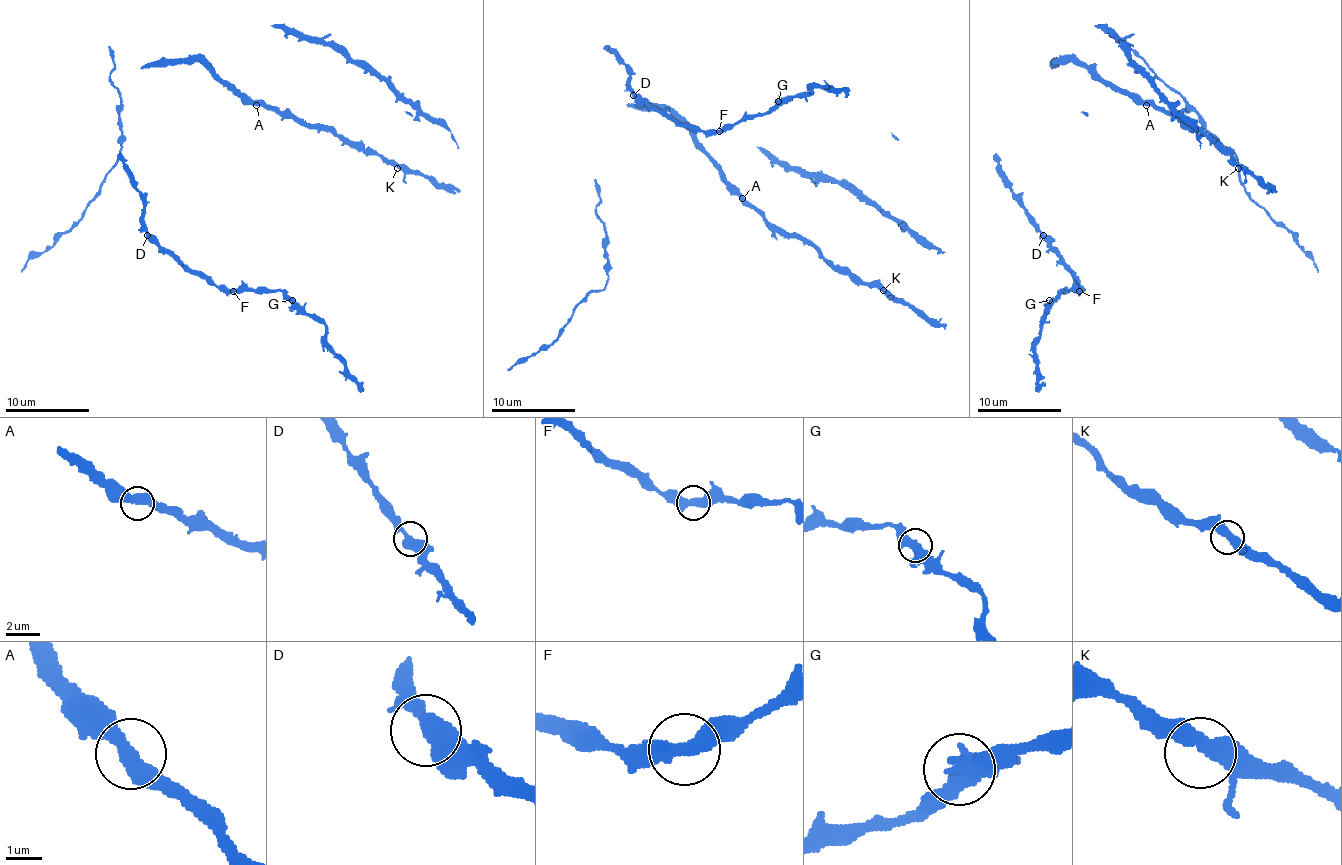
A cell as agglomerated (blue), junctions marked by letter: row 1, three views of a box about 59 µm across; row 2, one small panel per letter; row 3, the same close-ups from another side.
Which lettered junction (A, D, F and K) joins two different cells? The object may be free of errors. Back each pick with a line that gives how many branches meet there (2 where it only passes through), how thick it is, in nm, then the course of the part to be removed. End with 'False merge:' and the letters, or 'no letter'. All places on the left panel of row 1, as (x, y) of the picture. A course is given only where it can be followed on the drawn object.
False merge: no letter

